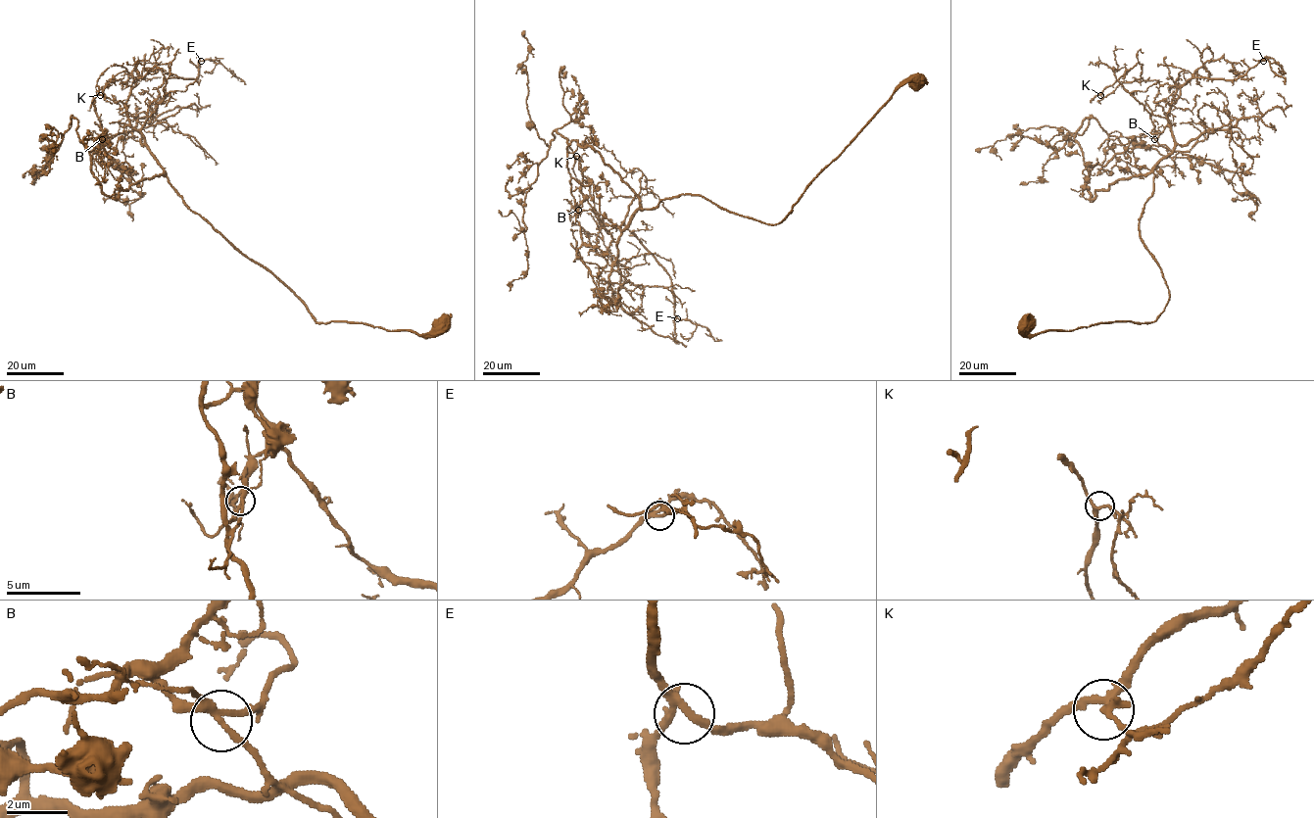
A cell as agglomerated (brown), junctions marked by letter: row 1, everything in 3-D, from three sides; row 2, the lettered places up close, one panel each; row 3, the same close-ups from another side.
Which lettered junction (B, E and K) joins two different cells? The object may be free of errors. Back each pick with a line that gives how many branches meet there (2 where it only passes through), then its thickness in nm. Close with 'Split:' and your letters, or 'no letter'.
K: 4 | 200 nm
Split: K

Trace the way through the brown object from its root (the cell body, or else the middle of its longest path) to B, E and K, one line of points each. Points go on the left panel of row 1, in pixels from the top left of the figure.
B: (440, 327), (417, 334), (317, 322), (273, 274), (186, 205), (138, 131), (126, 126), (102, 139)
E: (440, 327), (417, 334), (317, 322), (186, 205), (141, 128), (158, 88), (170, 77), (196, 79), (201, 61)
K: (440, 327), (417, 334), (317, 322), (273, 274), (186, 205), (130, 123), (131, 86), (116, 80), (100, 95)

